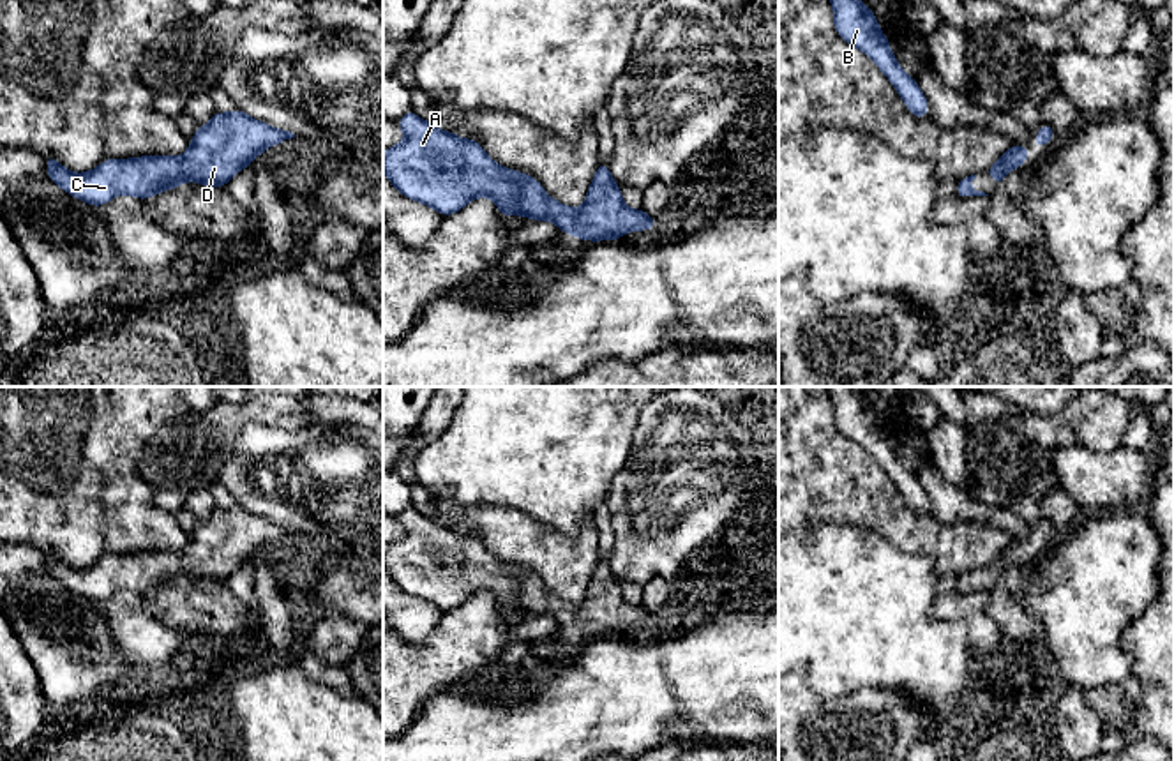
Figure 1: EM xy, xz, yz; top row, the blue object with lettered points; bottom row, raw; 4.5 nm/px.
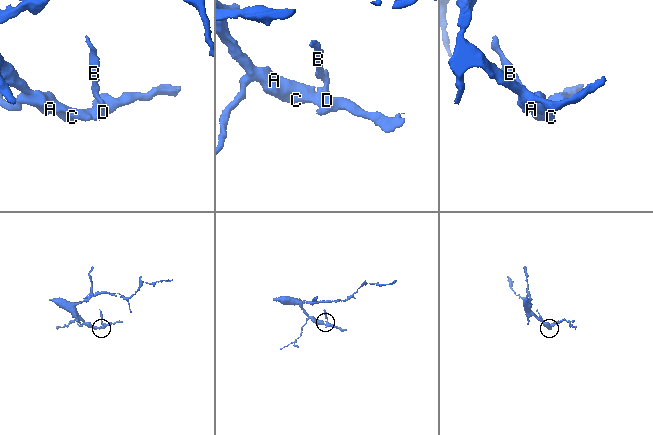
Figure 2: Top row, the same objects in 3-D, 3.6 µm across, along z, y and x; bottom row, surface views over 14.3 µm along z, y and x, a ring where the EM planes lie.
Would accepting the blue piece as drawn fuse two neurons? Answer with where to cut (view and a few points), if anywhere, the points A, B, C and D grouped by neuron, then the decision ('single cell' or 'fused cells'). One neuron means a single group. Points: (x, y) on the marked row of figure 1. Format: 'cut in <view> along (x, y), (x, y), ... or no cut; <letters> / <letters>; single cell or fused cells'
no cut; A B C D; single cell

